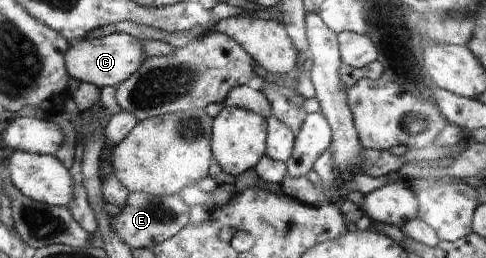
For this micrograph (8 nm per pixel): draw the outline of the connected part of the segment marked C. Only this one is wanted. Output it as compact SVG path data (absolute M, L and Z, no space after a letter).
M115 32L99 38L81 38L75 45L70 45L66 67L77 81L97 85L101 89L106 85L117 87L123 84L142 66L146 57L145 47L140 39L123 32Z

